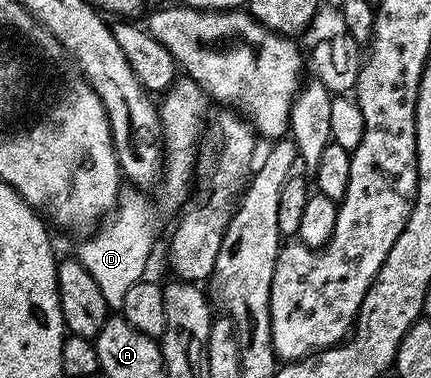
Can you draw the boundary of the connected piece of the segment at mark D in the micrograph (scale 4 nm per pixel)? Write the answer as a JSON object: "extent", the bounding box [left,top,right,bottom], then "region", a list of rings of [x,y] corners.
{"extent":[78,188,160,308],"region":[[[136,188],[125,189],[115,210],[103,219],[99,229],[88,236],[93,238],[86,239],[78,251],[82,268],[86,268],[90,276],[94,276],[109,308],[119,308],[130,284],[145,277],[148,257],[151,256],[152,249],[156,246],[156,237],[160,234],[160,214],[156,211],[155,204],[144,194],[147,193]]]}

